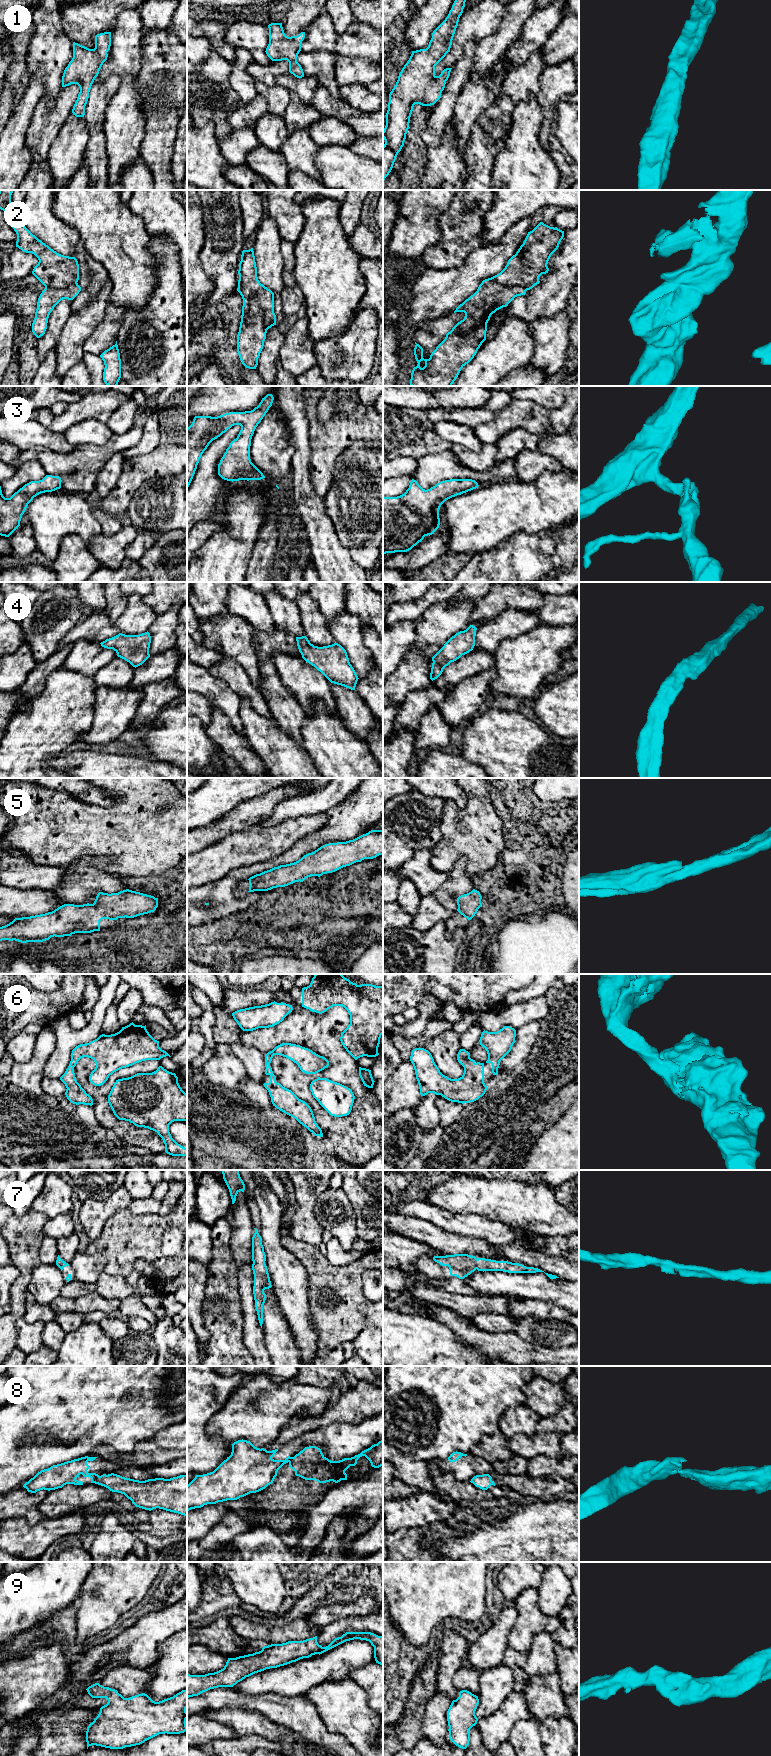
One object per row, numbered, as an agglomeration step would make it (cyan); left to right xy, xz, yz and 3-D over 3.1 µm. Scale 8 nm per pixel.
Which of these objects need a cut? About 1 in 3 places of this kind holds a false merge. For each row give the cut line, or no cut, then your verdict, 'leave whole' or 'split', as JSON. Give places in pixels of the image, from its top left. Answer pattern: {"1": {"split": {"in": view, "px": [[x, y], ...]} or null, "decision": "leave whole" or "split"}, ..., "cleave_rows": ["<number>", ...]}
{"1": {"split": null, "decision": "leave whole"}, "2": {"split": {"in": "xz", "px": [[253, 296], [262, 310], [263, 325], [267, 329]]}, "decision": "split"}, "3": {"split": null, "decision": "leave whole"}, "4": {"split": null, "decision": "leave whole"}, "5": {"split": null, "decision": "leave whole"}, "6": {"split": null, "decision": "leave whole"}, "7": {"split": null, "decision": "leave whole"}, "8": {"split": {"in": "xy", "px": [[98, 1475], [94, 1482]]}, "decision": "split"}, "9": {"split": null, "decision": "leave whole"}, "cleave_rows": ["2", "8"]}

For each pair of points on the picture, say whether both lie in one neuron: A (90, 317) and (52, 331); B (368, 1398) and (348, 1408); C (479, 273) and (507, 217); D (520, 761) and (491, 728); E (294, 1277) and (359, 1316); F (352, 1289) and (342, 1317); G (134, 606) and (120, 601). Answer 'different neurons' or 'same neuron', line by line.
A: different neurons
B: same neuron
C: different neurons
D: same neuron
E: different neurons
F: same neuron
G: different neurons

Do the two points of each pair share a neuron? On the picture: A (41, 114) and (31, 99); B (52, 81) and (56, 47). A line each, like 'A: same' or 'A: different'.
A: different
B: same

